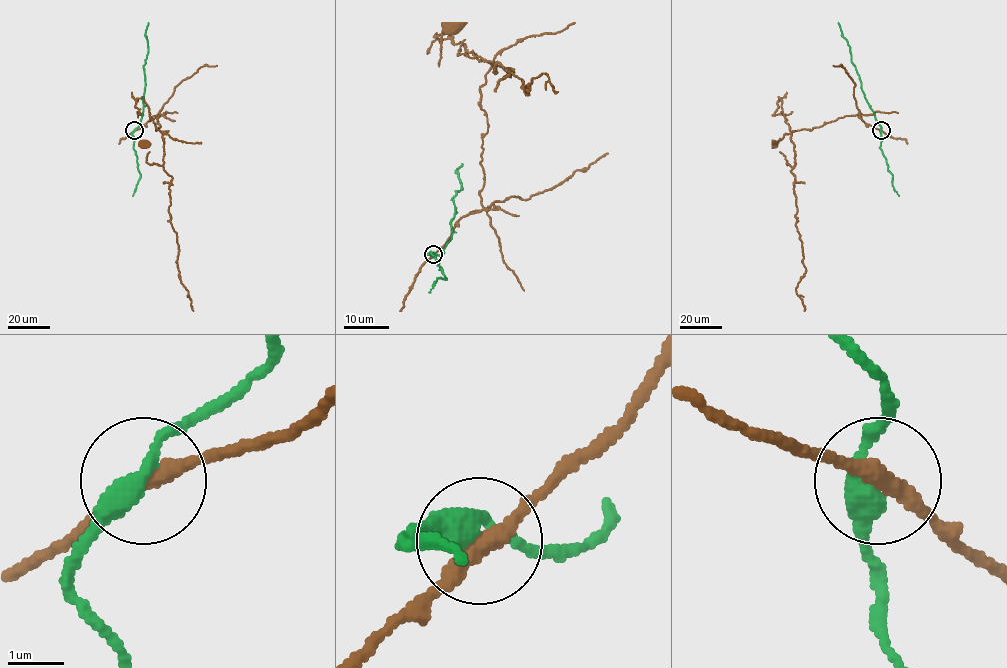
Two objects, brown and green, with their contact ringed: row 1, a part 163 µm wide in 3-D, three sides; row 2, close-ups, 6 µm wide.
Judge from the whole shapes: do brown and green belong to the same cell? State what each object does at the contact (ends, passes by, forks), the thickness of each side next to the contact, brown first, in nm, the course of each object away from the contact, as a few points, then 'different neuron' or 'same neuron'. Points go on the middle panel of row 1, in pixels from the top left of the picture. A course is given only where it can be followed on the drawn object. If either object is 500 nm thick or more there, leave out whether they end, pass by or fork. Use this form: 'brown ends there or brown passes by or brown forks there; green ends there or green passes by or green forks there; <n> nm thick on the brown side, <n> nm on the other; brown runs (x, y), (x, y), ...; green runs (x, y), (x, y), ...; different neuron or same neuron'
brown passes by; green passes by; 320 nm thick on the brown side, 360 nm on the other; brown runs (433, 254), (483, 208), (480, 89), (493, 62), (527, 94), (541, 73), (558, 91); green runs (433, 254), (441, 254), (451, 239), (456, 212), (452, 199), (462, 188), (455, 172), (462, 164); different neuron

